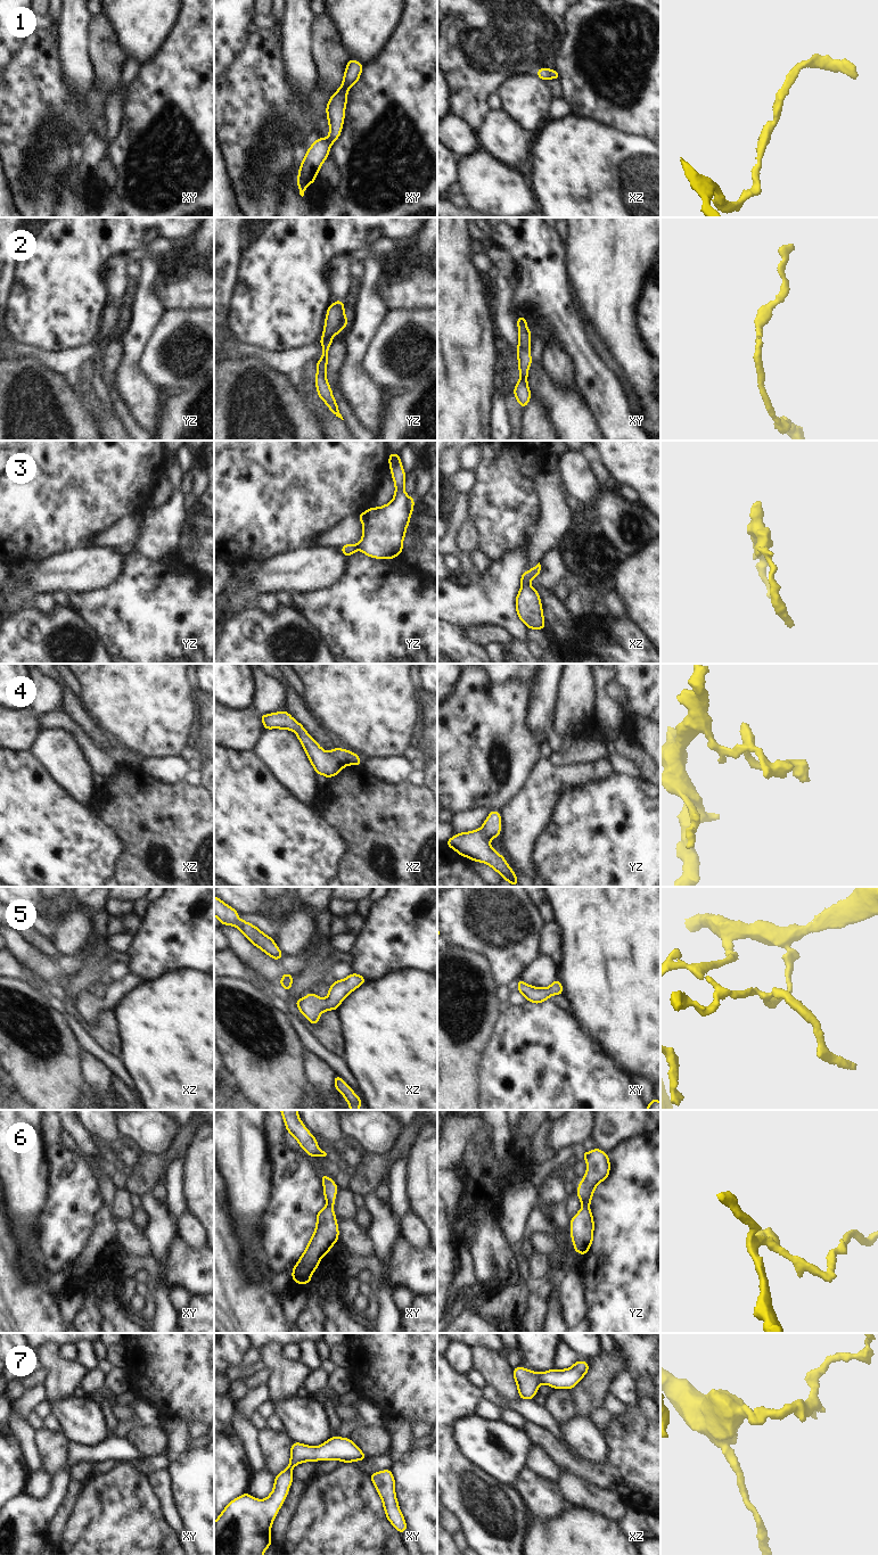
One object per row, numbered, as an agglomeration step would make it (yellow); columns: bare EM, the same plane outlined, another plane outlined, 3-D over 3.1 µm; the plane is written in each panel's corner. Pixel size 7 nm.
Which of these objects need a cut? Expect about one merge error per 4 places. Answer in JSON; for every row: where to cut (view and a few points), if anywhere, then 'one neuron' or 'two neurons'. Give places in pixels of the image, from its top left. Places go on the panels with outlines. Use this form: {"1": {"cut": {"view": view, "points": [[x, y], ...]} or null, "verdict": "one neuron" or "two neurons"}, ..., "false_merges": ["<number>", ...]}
{"1": {"cut": null, "verdict": "one neuron"}, "2": {"cut": null, "verdict": "one neuron"}, "3": {"cut": null, "verdict": "one neuron"}, "4": {"cut": null, "verdict": "one neuron"}, "5": {"cut": null, "verdict": "one neuron"}, "6": {"cut": null, "verdict": "one neuron"}, "7": {"cut": null, "verdict": "one neuron"}, "false_merges": []}

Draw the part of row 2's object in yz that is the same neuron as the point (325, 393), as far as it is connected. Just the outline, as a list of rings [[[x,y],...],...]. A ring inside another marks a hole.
[[[337,299],[333,305],[327,308],[327,316],[325,320],[325,329],[322,331],[322,338],[320,345],[323,346],[321,360],[317,362],[317,377],[315,387],[318,389],[319,397],[328,405],[329,410],[342,420],[343,417],[339,413],[337,403],[333,396],[331,387],[328,385],[327,375],[327,362],[328,362],[328,348],[330,347],[334,338],[331,335],[337,336],[342,329],[347,326],[348,318],[344,314],[344,303]]]

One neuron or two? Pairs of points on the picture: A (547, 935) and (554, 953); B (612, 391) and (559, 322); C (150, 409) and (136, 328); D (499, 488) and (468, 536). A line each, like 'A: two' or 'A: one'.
A: one
B: one
C: one
D: two

